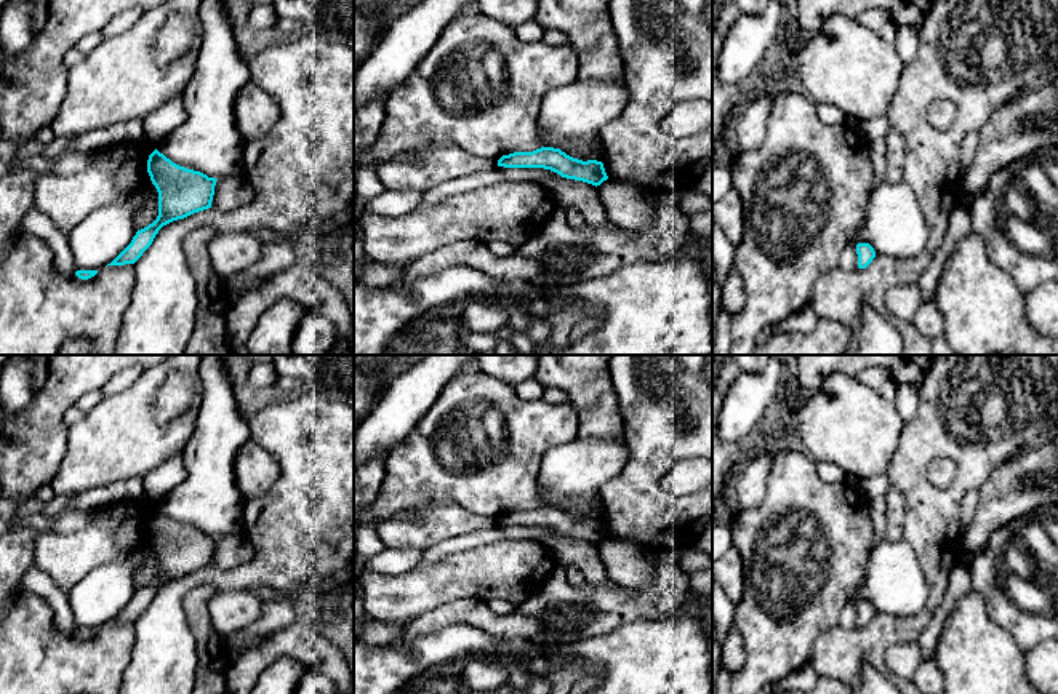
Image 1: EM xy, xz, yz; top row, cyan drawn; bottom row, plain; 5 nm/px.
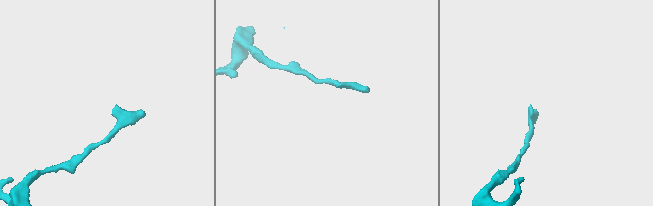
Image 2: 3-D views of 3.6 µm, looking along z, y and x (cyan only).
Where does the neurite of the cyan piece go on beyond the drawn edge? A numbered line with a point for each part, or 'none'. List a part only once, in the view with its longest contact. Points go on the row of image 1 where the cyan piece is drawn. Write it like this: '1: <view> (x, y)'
none

